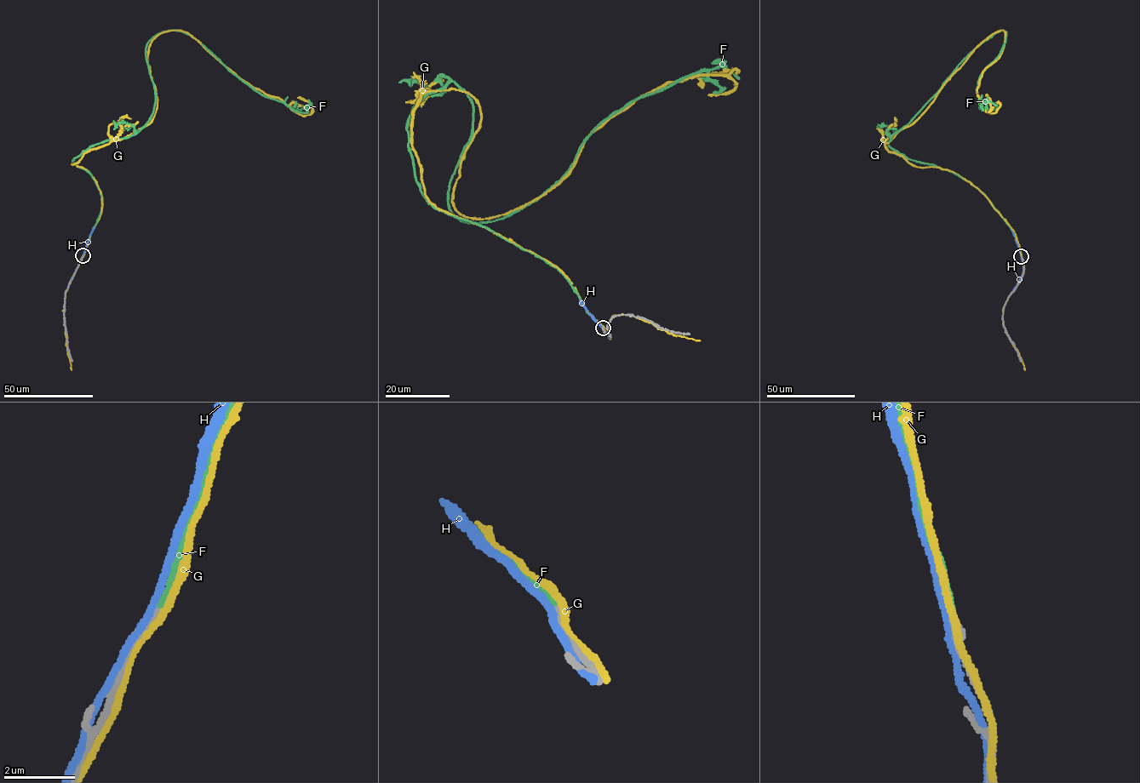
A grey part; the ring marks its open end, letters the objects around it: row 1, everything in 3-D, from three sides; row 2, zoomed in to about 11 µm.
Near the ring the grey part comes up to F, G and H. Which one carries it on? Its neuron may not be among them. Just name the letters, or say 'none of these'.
F

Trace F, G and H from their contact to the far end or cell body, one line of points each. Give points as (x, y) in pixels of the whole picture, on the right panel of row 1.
F: (1022, 256), (1014, 231), (978, 189), (887, 142), (961, 60), (1004, 31), (976, 91), (982, 109), (997, 105)
G: (1022, 259), (985, 195), (885, 145), (1003, 30), (976, 89), (989, 112), (986, 94)
H: (1022, 257), (1023, 273), (1012, 290)

